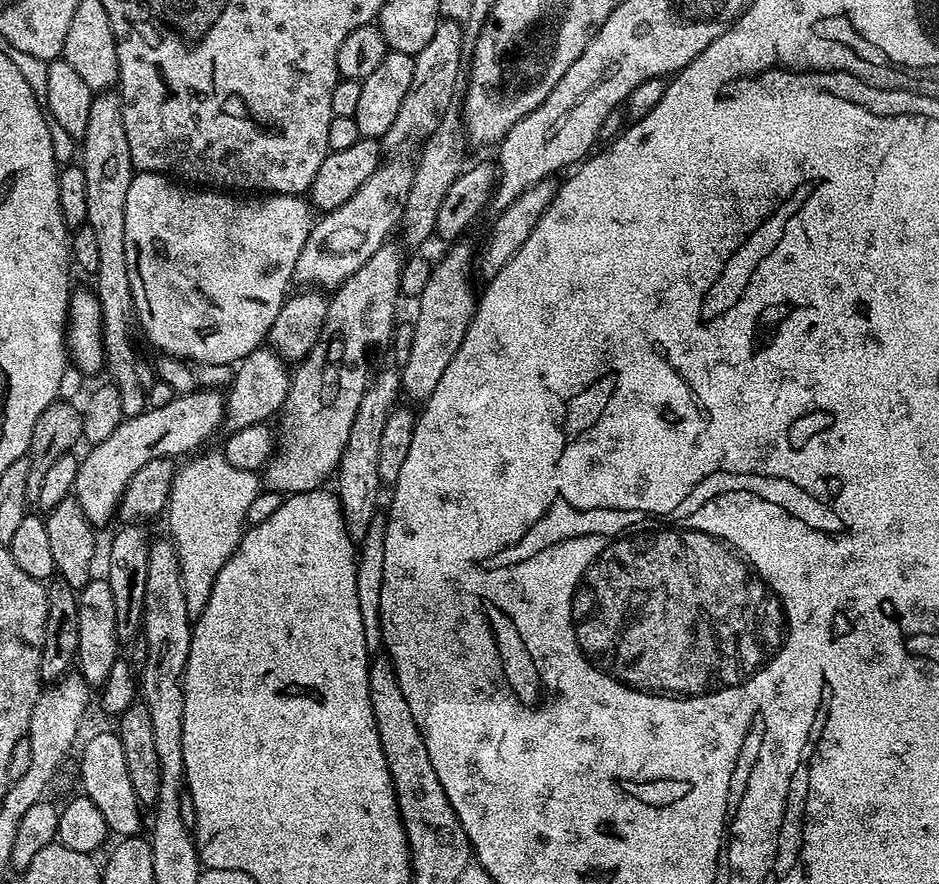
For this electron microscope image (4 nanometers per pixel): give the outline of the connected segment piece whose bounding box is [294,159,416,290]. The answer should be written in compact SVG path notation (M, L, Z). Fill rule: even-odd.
M385 159L380 167L374 170L374 174L370 174L370 178L366 178L366 182L358 186L355 194L346 198L346 202L342 202L342 206L327 209L321 215L324 217L321 220L319 217L313 223L306 238L306 246L302 246L302 254L298 254L298 262L294 266L295 283L300 286L311 286L316 290L335 290L342 282L346 282L346 278L350 278L350 274L354 274L354 270L366 266L366 262L370 262L370 254L374 254L374 250L381 248L391 237L388 235L391 234L392 227L395 224L397 227L403 221L406 198L410 198L415 173L412 160Z

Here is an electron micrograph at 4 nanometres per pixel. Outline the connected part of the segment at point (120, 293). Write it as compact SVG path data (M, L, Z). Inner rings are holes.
M105 90L93 95L82 147L82 167L86 174L86 226L94 230L94 239L98 241L94 291L102 310L104 348L133 348L134 309L130 274L126 270L126 193L130 191L134 169L130 142L126 142L126 126L122 122L120 97L115 91Z

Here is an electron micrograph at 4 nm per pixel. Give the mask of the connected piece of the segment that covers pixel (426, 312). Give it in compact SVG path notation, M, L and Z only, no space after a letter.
M456 242L439 261L435 261L430 282L426 282L426 290L418 297L420 304L416 308L413 323L413 342L410 345L409 360L399 369L398 379L405 397L423 402L434 394L434 386L438 386L438 378L446 374L446 366L450 366L450 358L458 354L458 346L462 346L462 338L466 338L466 330L476 312L478 299L477 289L472 289L474 280L474 252L465 242Z

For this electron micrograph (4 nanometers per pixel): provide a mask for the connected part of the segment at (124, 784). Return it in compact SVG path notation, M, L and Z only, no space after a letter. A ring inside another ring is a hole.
M115 731L96 732L84 744L80 752L80 784L83 795L98 806L102 818L106 818L109 833L117 837L134 836L141 831L140 812L142 805L134 794L130 774L126 771L126 758L122 755L122 742Z

